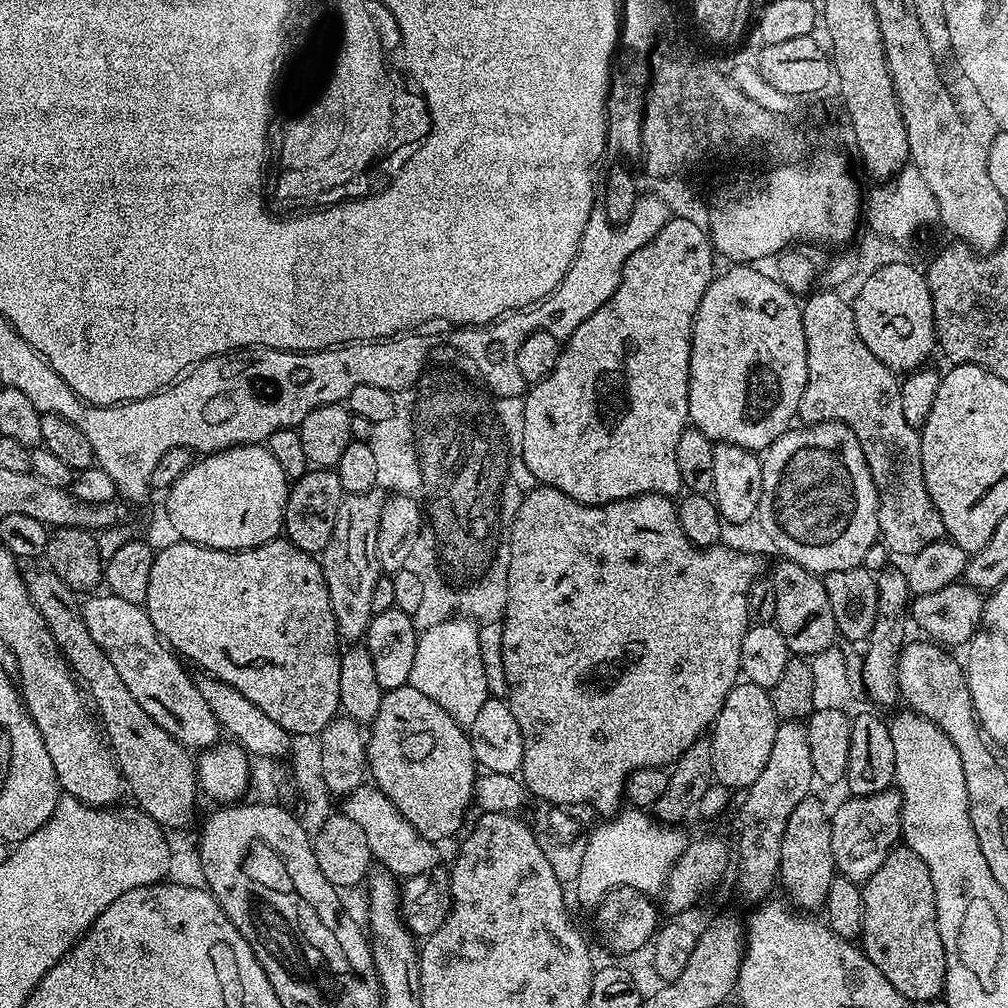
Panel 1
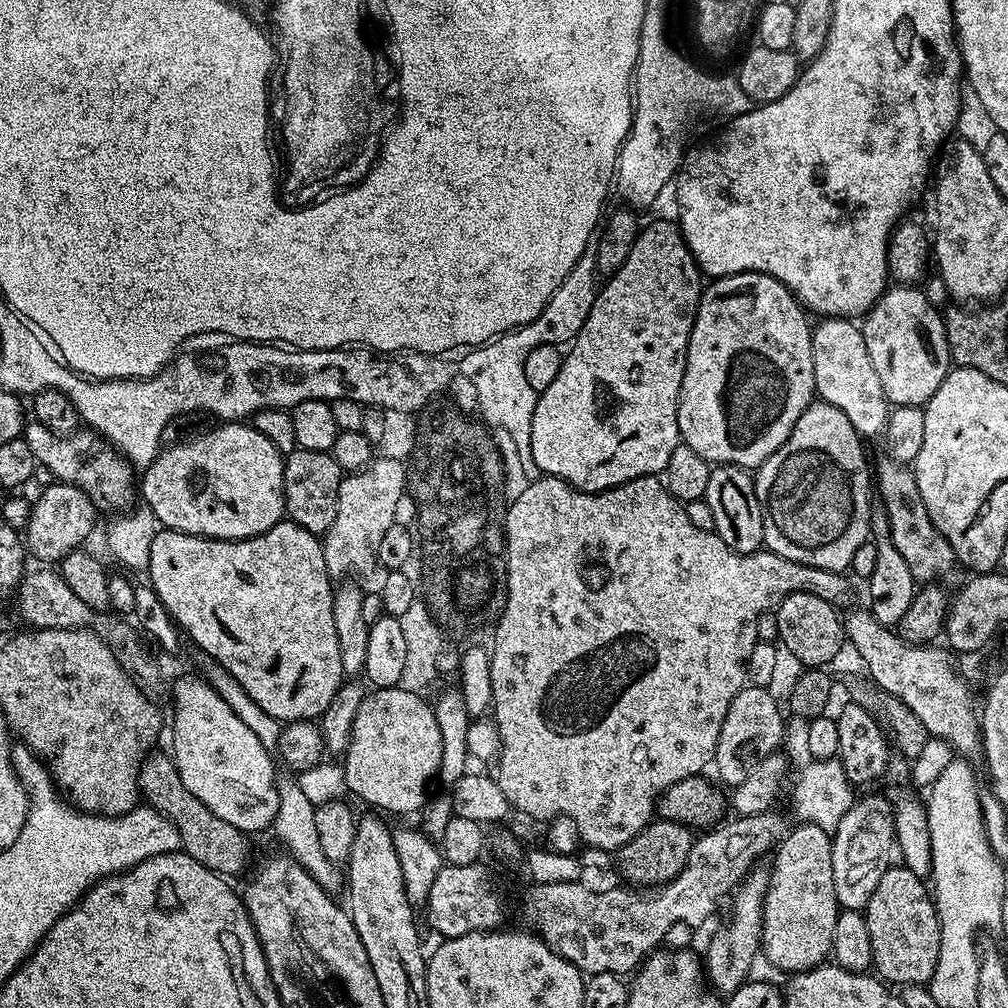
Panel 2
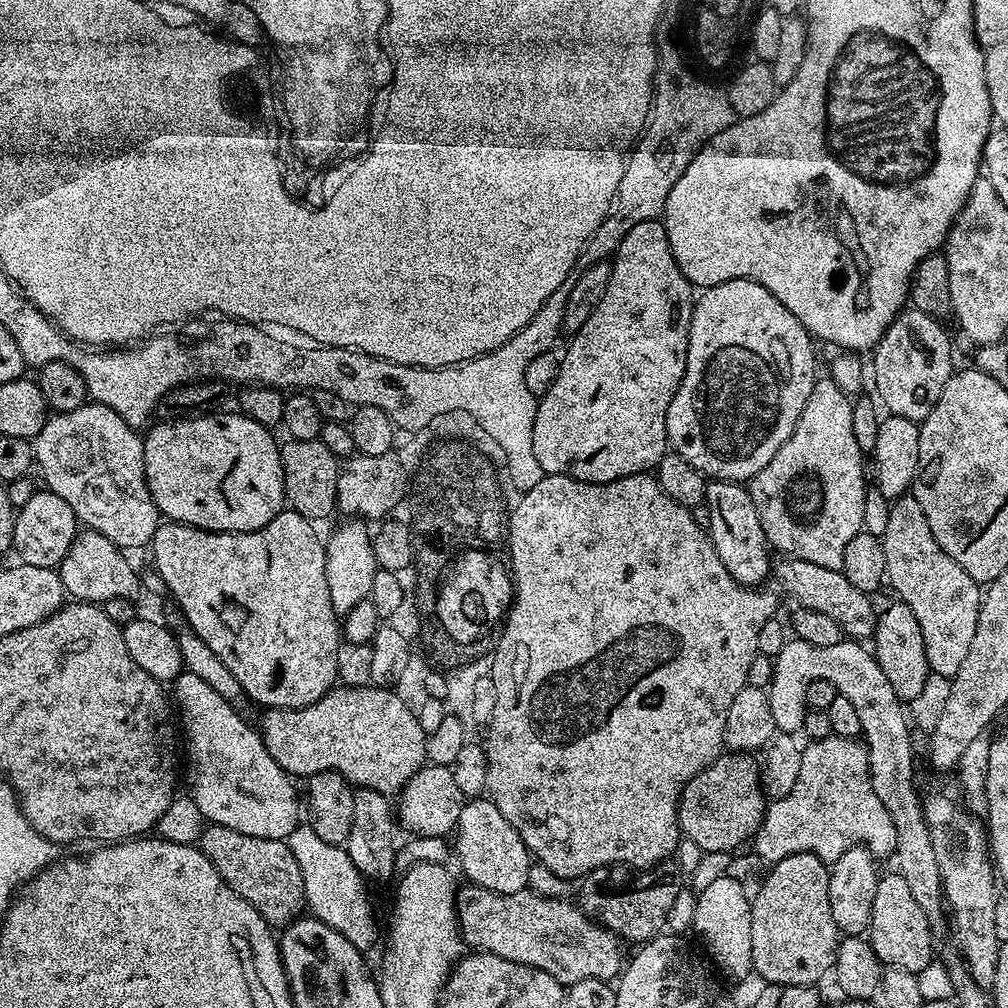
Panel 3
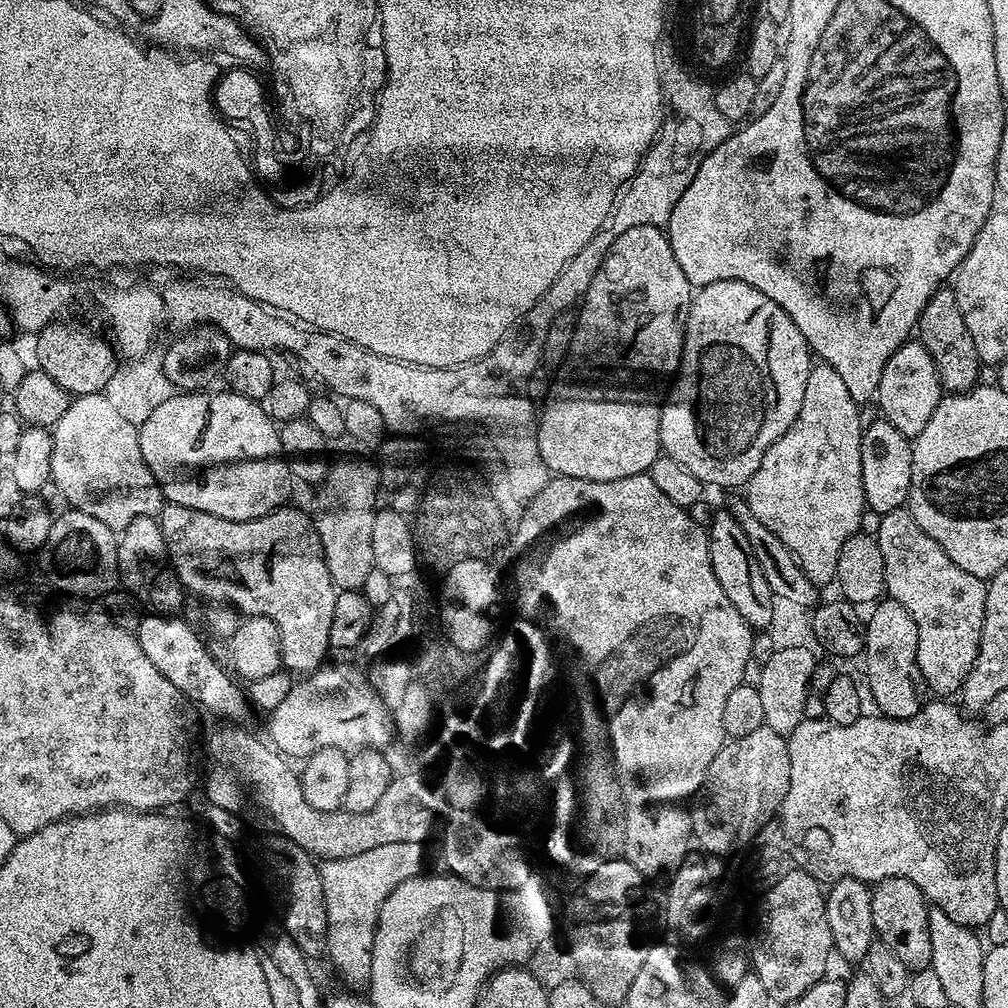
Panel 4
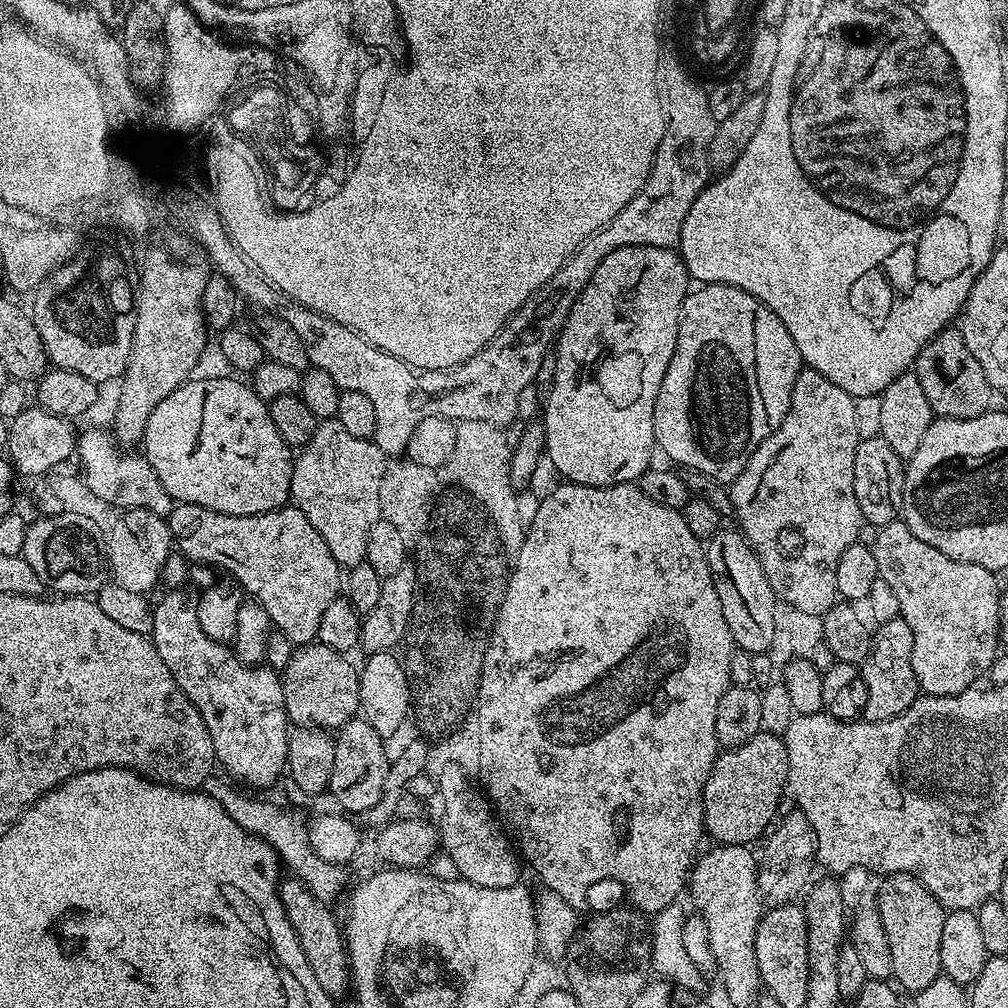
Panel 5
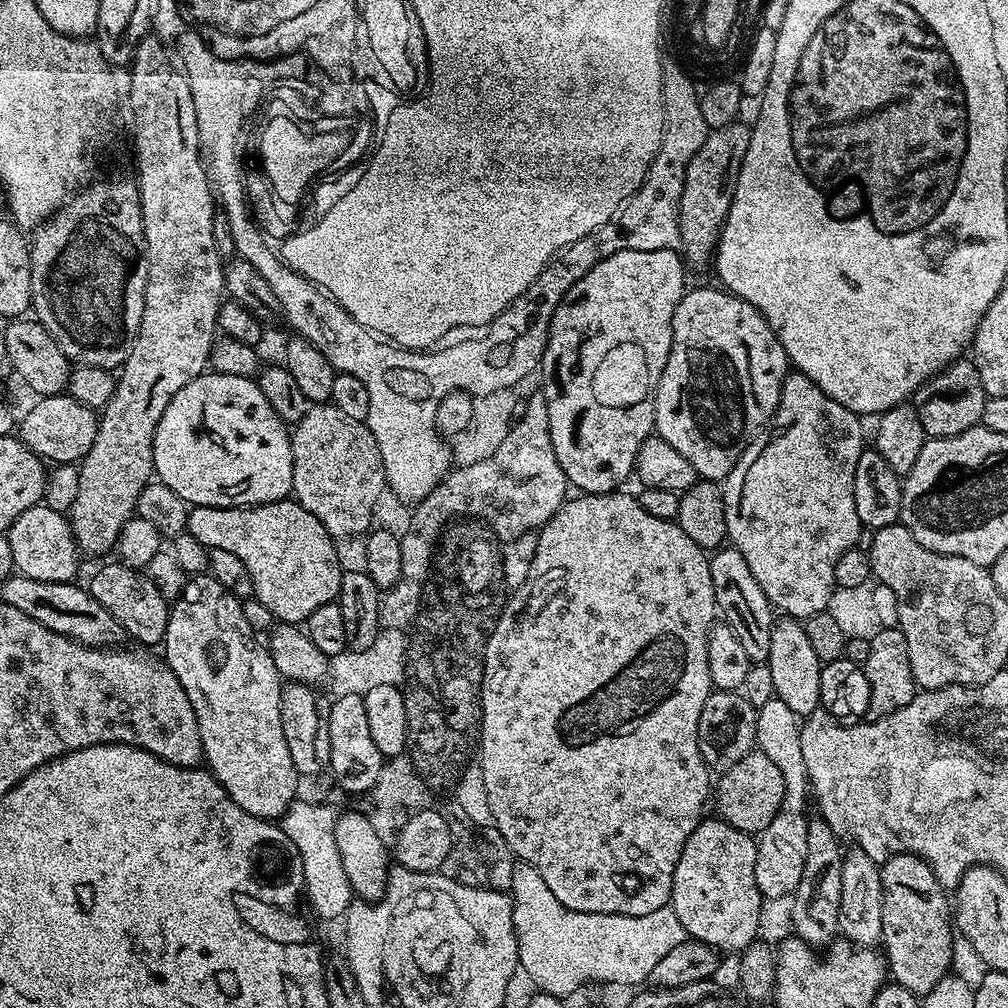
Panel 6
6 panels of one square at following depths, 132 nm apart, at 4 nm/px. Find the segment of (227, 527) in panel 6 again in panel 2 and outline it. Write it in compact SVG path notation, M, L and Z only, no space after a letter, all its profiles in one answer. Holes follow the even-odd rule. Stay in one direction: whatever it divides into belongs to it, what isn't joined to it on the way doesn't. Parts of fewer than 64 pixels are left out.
M291 522L275 524L270 530L252 536L248 540L213 540L203 536L191 536L185 532L171 530L157 531L154 542L150 542L150 562L146 569L147 583L158 594L162 606L166 606L169 615L181 633L197 644L199 651L216 659L222 667L234 676L250 696L267 714L281 722L297 720L315 721L330 706L330 698L334 698L345 679L342 670L342 654L338 650L338 630L334 630L334 584L326 570L324 545L321 537L315 532Z

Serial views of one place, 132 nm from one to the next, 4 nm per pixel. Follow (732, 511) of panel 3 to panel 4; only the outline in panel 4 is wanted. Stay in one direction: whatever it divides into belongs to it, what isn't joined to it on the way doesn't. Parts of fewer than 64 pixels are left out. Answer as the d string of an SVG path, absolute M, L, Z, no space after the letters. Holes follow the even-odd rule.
M720 510L713 515L707 534L712 569L718 582L722 582L722 590L726 590L726 598L734 602L734 610L738 610L738 614L742 614L742 618L746 618L746 622L754 630L771 629L774 597L766 582L766 574L762 574L762 566L758 566L754 558L752 547L746 538L746 530L742 530L742 526L728 511Z

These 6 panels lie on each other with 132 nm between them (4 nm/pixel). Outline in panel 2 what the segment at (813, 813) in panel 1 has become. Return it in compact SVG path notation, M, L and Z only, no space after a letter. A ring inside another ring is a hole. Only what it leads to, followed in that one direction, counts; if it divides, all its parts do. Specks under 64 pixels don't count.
M799 823L777 845L772 858L772 868L769 869L769 880L766 898L763 902L763 938L761 951L764 958L776 968L795 974L808 972L812 968L825 963L829 959L834 938L834 922L838 905L834 894L831 858L831 833L822 830L820 826Z

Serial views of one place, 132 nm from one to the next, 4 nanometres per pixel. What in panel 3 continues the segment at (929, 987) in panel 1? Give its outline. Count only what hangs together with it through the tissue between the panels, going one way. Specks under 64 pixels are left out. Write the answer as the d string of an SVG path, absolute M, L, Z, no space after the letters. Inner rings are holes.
M894 870L889 871L889 876L881 875L878 879L878 890L874 890L874 906L866 938L872 943L874 954L881 965L918 973L933 963L934 937L926 922L926 914L922 914L922 909L918 907L918 901L911 894L910 885Z

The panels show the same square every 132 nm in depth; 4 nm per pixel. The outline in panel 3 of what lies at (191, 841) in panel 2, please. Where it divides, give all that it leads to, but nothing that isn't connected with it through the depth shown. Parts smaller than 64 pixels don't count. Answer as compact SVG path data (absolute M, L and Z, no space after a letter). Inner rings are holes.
M208 824L200 835L198 847L210 858L221 878L246 898L268 925L283 926L305 911L302 871L285 841L254 838L250 834L238 834L238 830L230 830L230 826Z

